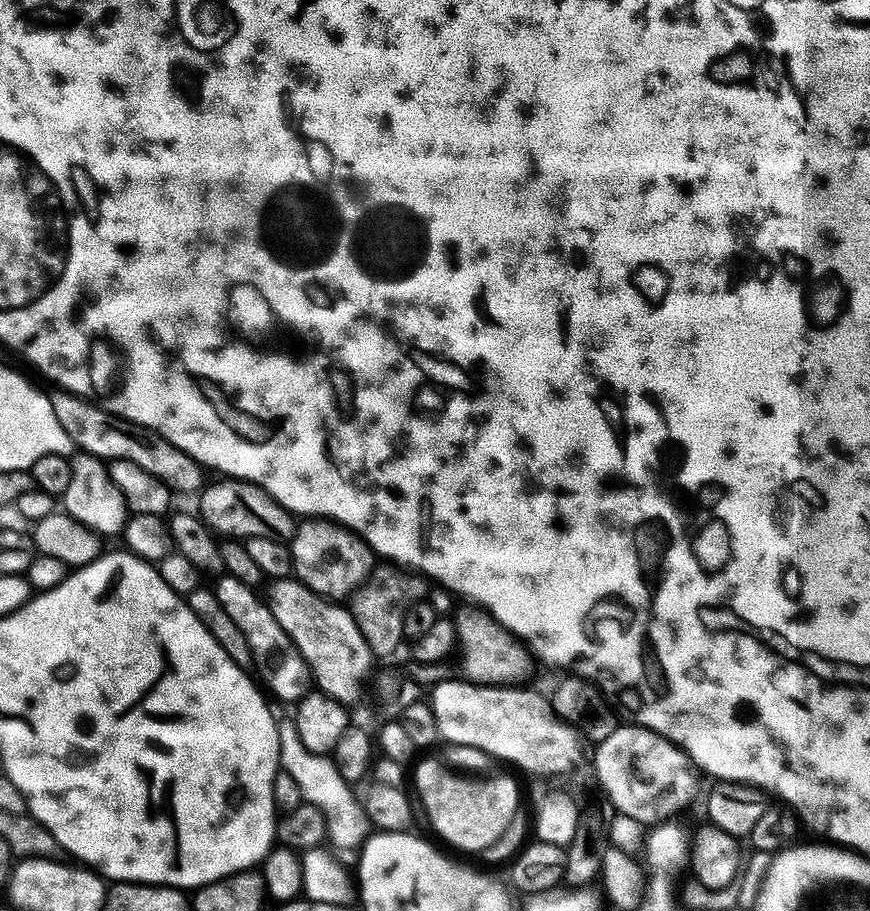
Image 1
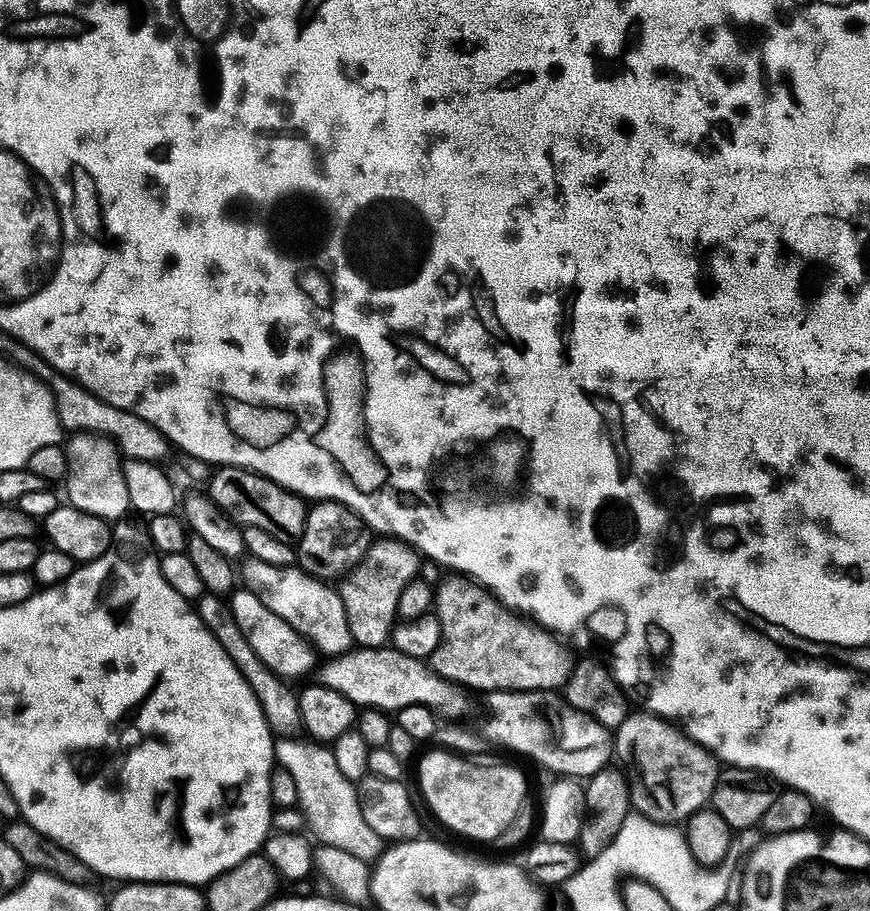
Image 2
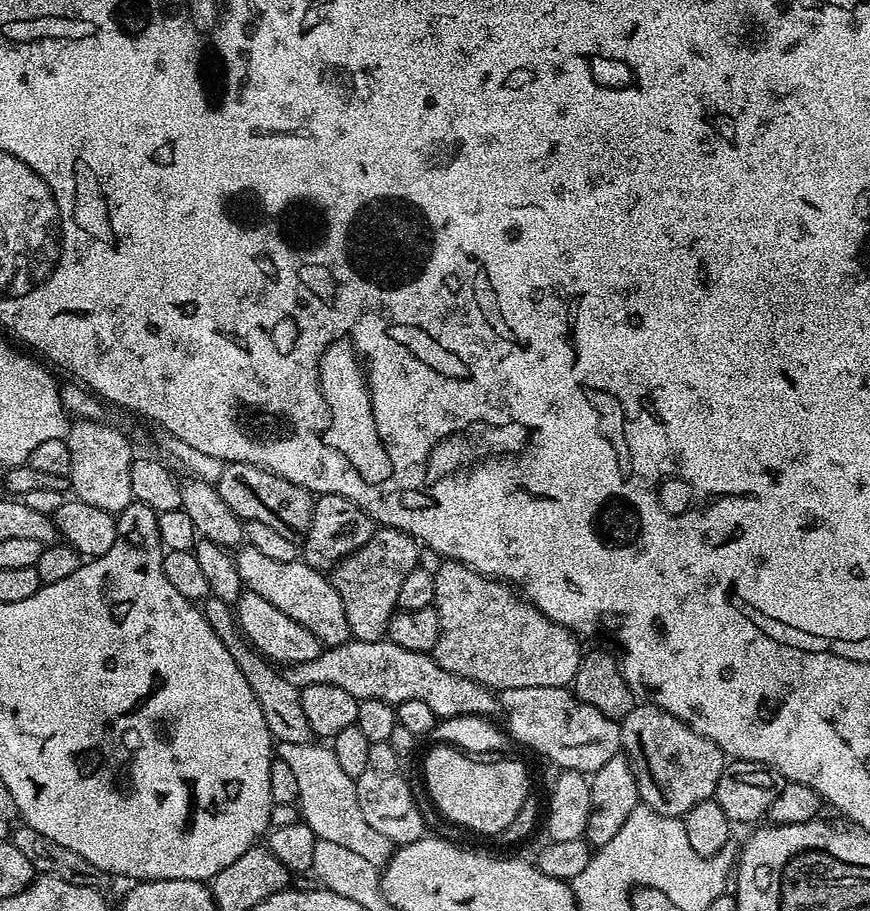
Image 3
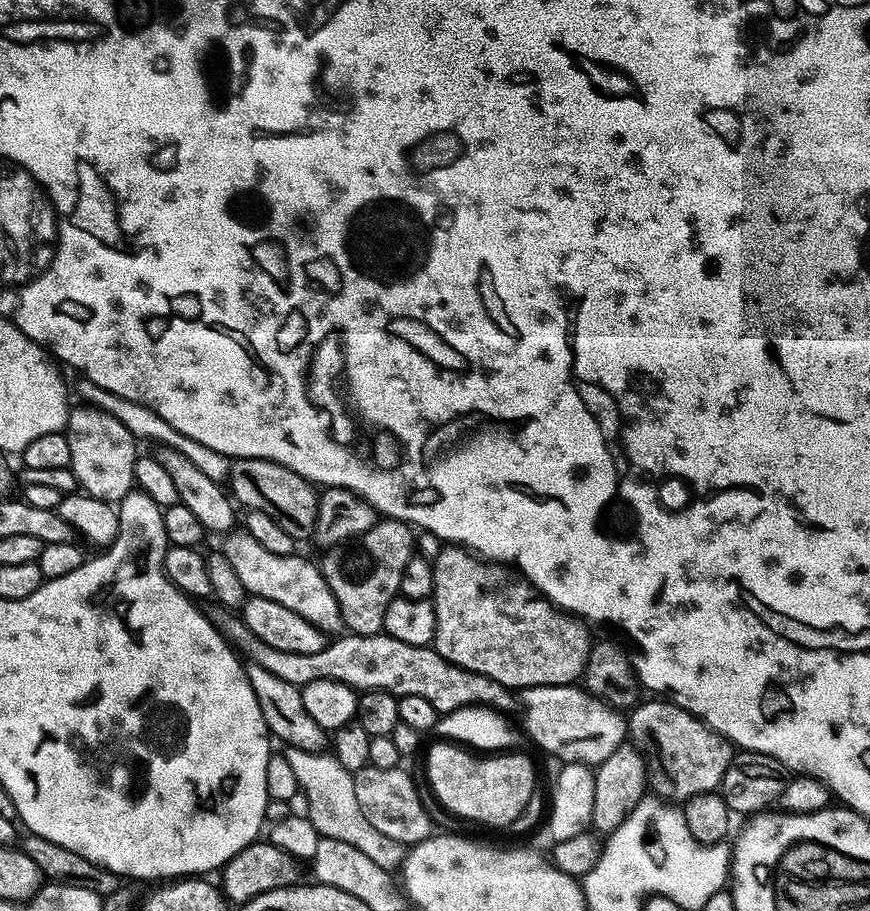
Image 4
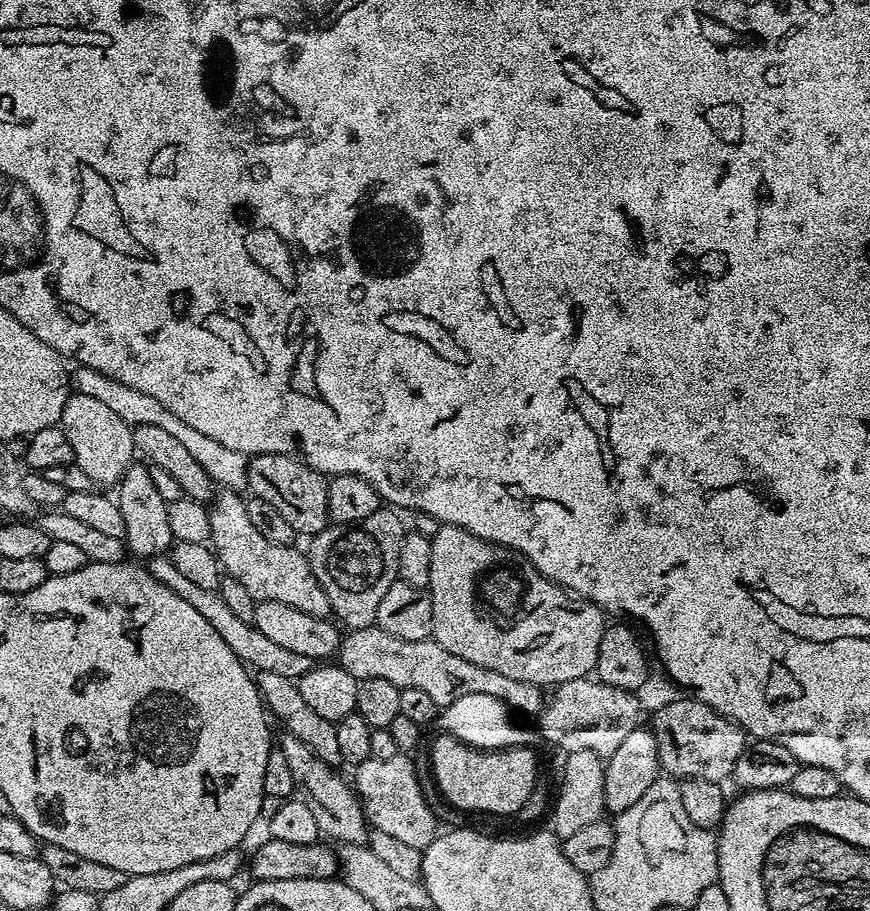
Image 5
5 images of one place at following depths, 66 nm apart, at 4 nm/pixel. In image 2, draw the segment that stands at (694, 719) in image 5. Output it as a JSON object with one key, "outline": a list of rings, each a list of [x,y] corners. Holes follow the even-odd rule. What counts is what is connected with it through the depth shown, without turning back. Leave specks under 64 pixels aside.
{"outline":[[[647,710],[633,711],[614,729],[614,756],[627,777],[631,807],[647,820],[669,826],[687,821],[705,807],[721,774],[716,757],[707,748]]]}

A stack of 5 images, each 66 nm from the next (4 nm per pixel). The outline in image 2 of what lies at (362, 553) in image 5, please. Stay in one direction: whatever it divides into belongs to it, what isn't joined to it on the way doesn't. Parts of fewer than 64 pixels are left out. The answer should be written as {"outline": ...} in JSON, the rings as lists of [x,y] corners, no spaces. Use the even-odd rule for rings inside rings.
{"outline":[[[391,538],[373,539],[363,562],[339,581],[338,591],[346,610],[353,641],[362,648],[382,648],[389,643],[398,617],[398,598],[402,590],[420,575],[422,557],[419,552]]]}

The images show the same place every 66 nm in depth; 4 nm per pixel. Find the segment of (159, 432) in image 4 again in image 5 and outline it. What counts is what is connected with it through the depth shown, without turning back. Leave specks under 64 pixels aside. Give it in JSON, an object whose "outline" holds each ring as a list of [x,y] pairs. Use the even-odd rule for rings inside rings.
{"outline":[[[85,364],[71,369],[70,388],[72,392],[98,398],[130,426],[145,424],[166,430],[177,442],[182,442],[183,448],[194,457],[194,462],[198,462],[198,466],[202,466],[202,470],[206,470],[206,474],[215,485],[238,493],[243,493],[247,489],[249,457],[238,450],[226,450],[226,446],[214,442],[214,438],[206,438],[206,434],[200,434],[198,430],[194,430],[194,426],[186,426],[186,422],[182,422],[178,414],[170,414],[170,410],[166,410],[162,402],[150,398],[150,394],[142,394],[142,390],[134,390],[134,386],[126,386],[98,370],[90,370],[90,366]]]}

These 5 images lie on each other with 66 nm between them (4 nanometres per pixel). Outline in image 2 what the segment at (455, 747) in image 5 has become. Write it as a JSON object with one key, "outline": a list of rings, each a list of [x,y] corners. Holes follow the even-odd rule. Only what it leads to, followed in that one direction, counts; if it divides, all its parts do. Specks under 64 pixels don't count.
{"outline":[[[435,750],[428,752],[420,760],[420,792],[428,803],[428,808],[449,828],[468,840],[488,840],[495,842],[498,834],[510,826],[514,814],[518,814],[518,806],[526,803],[524,796],[528,792],[528,780],[512,764],[475,764],[475,759],[465,758],[451,750]]]}

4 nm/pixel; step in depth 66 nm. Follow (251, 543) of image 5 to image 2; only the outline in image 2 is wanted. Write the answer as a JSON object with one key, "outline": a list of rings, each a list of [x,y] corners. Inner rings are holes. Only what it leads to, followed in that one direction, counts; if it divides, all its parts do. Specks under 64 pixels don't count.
{"outline":[[[249,559],[247,563],[248,565],[242,568],[242,580],[246,587],[263,604],[270,606],[270,610],[274,610],[274,614],[278,614],[278,618],[282,618],[282,622],[290,622],[290,626],[294,626],[294,630],[298,630],[298,634],[302,634],[302,638],[307,640],[317,653],[324,655],[325,652],[325,657],[335,658],[345,655],[353,647],[354,641],[350,634],[350,626],[346,622],[346,610],[342,606],[342,598],[331,583],[314,578],[309,572],[302,571],[298,566],[291,568],[270,566],[270,562],[258,562],[254,559]]]}

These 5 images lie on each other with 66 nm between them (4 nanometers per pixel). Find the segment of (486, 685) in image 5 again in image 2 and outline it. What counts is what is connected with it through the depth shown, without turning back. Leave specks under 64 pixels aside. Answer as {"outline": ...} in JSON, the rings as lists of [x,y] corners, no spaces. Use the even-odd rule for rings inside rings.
{"outline":[[[391,646],[382,648],[355,647],[342,656],[329,659],[324,669],[319,669],[319,683],[330,690],[338,690],[352,704],[361,709],[379,709],[385,714],[394,714],[402,710],[402,706],[421,704],[432,709],[437,717],[448,722],[456,722],[459,716],[468,712],[468,696],[459,684],[439,676],[425,661],[410,658],[410,654],[402,654],[402,650]]]}

